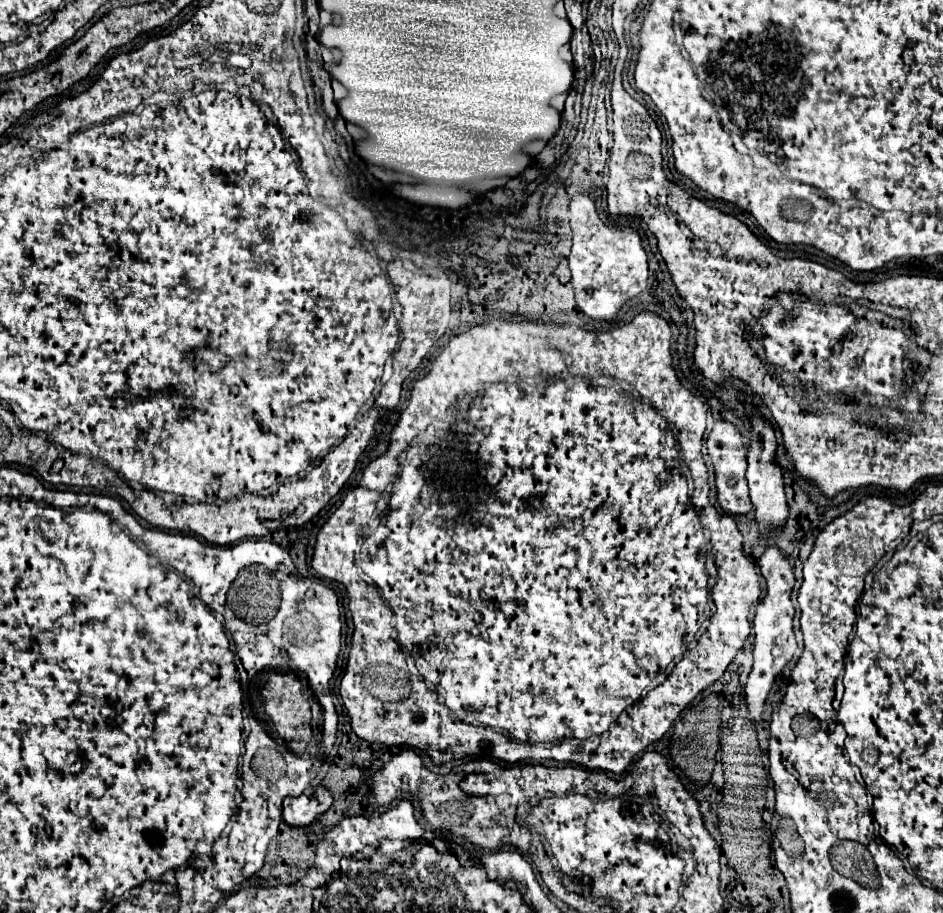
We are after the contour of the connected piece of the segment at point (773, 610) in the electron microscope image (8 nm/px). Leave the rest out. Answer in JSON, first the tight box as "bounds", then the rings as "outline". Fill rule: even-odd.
{"bounds":[746,544,796,720],"outline":[[[768,544],[764,554],[758,560],[760,572],[766,578],[766,596],[758,604],[756,616],[754,616],[754,666],[746,682],[746,704],[750,710],[752,720],[762,720],[764,702],[766,696],[776,680],[776,676],[782,672],[782,668],[792,660],[796,652],[796,640],[792,630],[792,618],[794,618],[794,604],[790,600],[792,586],[794,586],[794,570],[788,562],[788,558],[782,554],[782,550],[774,544]]]}

